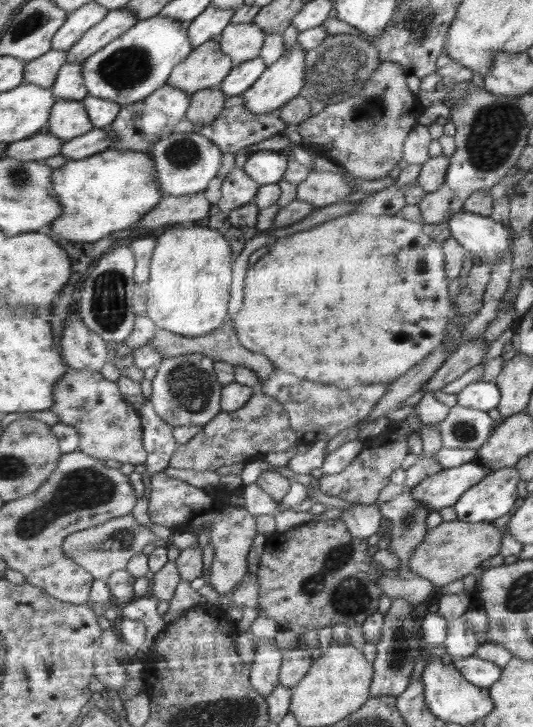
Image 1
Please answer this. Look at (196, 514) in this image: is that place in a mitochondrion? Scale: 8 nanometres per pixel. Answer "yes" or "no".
no

